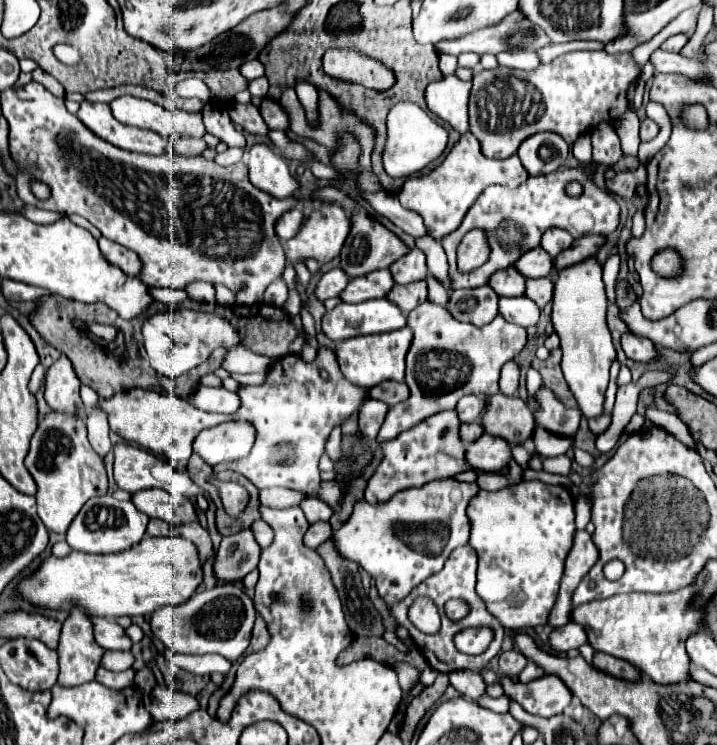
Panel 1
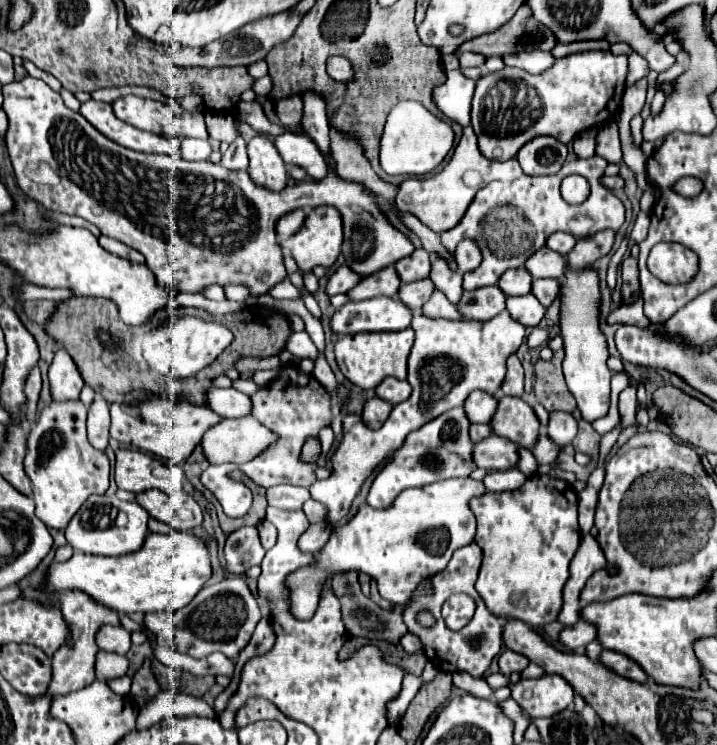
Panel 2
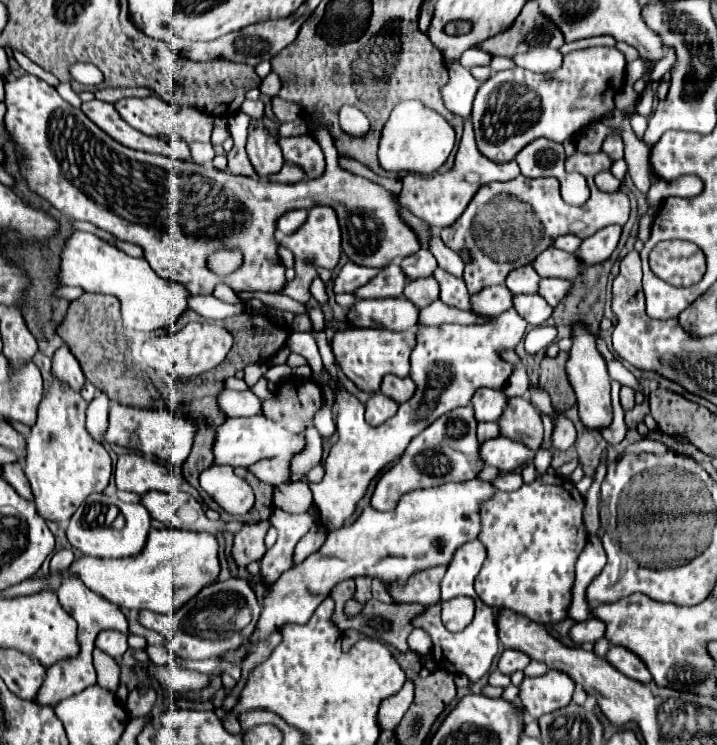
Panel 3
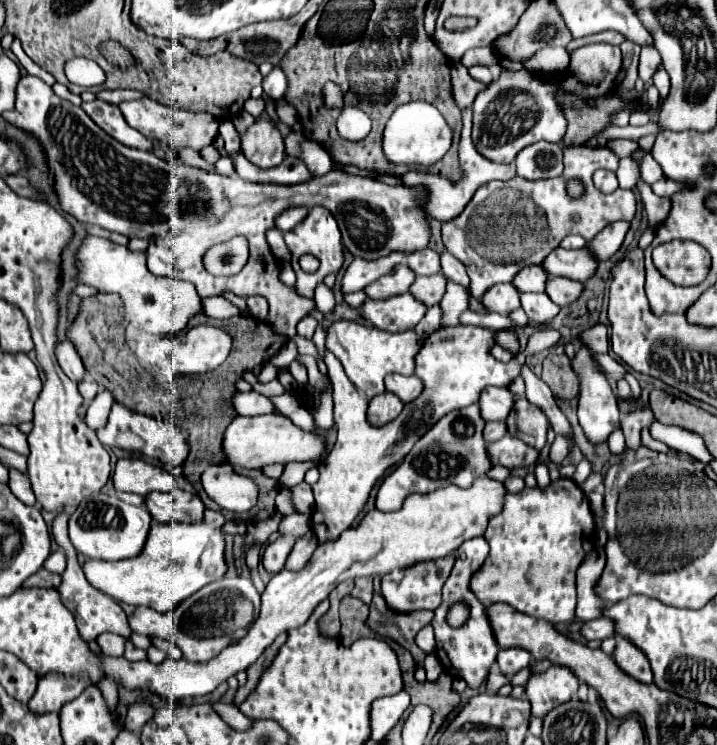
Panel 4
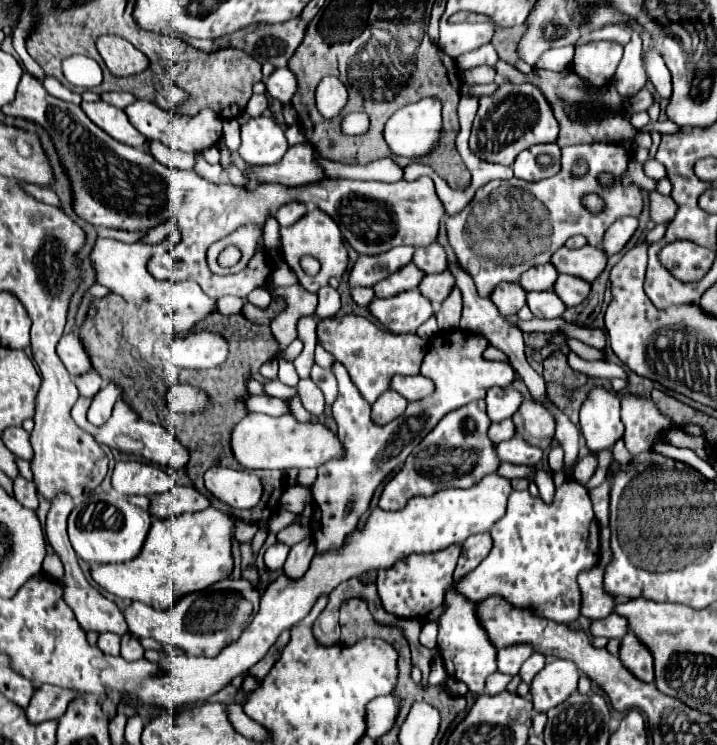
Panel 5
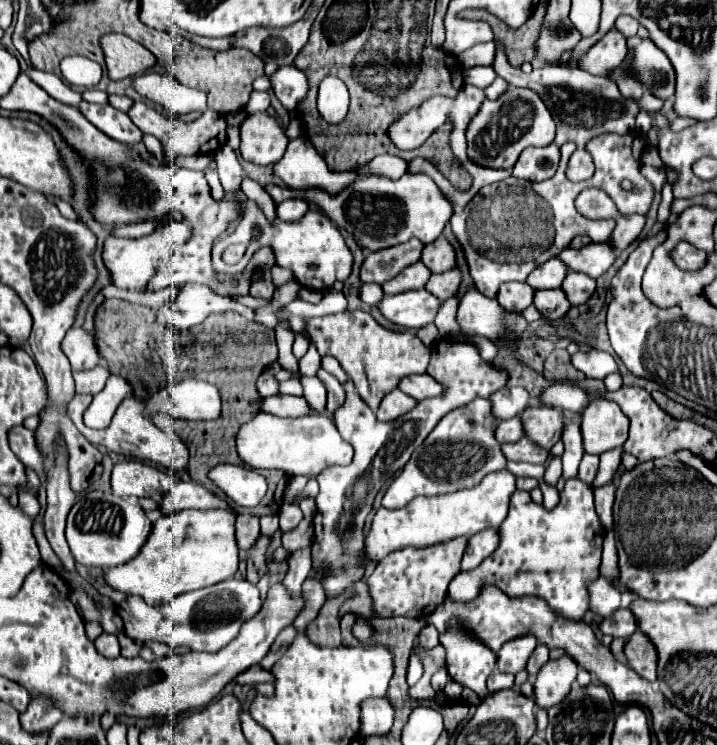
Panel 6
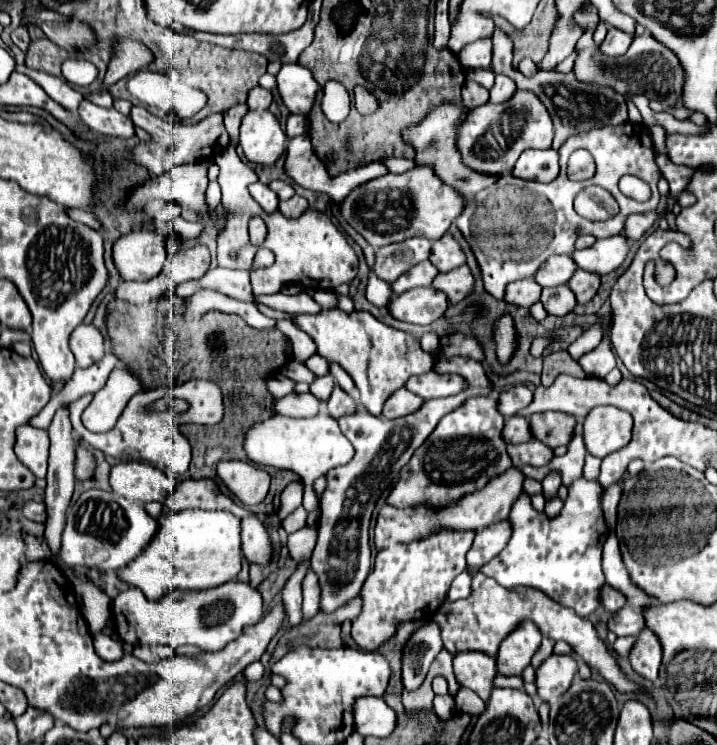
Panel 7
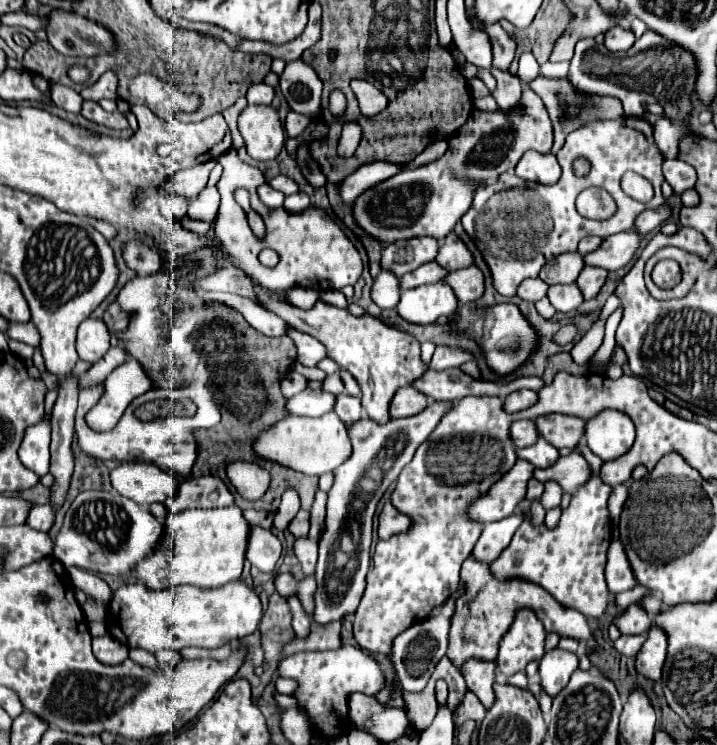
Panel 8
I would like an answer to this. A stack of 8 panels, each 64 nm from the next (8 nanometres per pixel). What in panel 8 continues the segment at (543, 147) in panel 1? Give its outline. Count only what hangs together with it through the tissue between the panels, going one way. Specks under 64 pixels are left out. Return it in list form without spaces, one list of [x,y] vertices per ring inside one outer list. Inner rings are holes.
[[[530,150],[524,158],[520,158],[516,176],[540,184],[554,184],[560,178],[560,166],[554,154],[536,154]]]

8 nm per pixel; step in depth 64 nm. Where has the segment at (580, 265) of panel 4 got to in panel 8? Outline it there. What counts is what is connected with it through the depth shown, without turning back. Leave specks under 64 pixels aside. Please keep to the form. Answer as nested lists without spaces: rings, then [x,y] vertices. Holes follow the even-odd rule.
[[[634,230],[608,236],[602,240],[602,244],[592,254],[582,256],[584,264],[586,266],[600,266],[608,272],[618,270],[630,262],[634,250],[638,248],[638,242],[640,242],[640,236]]]

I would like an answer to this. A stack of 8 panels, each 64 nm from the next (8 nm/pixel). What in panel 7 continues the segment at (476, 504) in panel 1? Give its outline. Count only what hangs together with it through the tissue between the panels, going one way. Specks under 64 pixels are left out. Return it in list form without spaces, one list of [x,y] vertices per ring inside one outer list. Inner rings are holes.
[[[578,478],[572,482],[572,486],[568,486],[568,498],[564,500],[564,506],[556,518],[548,518],[544,512],[538,512],[532,506],[530,496],[522,492],[510,510],[508,520],[512,534],[506,548],[488,564],[478,568],[478,572],[494,578],[508,590],[542,590],[548,598],[574,610],[582,618],[590,616],[600,606],[598,590],[604,584],[600,566],[602,544],[608,536],[600,510],[600,490],[602,486],[598,482]],[[464,570],[460,572],[454,580],[452,580],[452,586],[450,586],[450,592],[448,592],[448,600],[456,602],[460,598],[468,598],[472,594],[472,578],[474,574]]]

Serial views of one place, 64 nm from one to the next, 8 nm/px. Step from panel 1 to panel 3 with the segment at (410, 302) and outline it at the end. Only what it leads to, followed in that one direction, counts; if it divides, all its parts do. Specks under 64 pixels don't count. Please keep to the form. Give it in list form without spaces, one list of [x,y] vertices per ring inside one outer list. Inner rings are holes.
[[[430,276],[430,278],[420,278],[420,280],[412,280],[404,286],[404,296],[416,306],[416,308],[424,308],[426,304],[430,304],[432,300],[436,300],[440,294],[438,282]]]

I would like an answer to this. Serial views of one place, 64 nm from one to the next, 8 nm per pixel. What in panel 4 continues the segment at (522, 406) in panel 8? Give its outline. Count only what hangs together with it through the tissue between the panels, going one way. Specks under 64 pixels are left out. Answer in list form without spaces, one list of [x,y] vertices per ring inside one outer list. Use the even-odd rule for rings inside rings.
[[[486,386],[480,392],[480,416],[488,420],[506,420],[508,412],[512,410],[514,404],[514,394],[510,394],[508,388],[496,388],[496,386]]]

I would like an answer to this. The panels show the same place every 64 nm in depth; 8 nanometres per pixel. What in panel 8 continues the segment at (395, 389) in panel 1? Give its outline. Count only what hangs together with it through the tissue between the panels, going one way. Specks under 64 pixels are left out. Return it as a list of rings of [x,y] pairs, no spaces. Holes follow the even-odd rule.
[[[446,368],[442,372],[428,370],[412,384],[432,400],[460,400],[464,396],[483,395],[505,398],[514,391],[524,388],[538,391],[544,385],[542,378],[537,376],[521,376],[507,385],[474,380],[460,368]]]

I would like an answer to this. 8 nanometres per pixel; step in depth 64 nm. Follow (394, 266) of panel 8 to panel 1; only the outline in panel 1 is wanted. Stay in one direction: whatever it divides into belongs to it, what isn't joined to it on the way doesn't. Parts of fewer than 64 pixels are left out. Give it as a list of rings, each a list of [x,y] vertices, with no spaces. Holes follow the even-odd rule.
[[[334,268],[334,270],[326,272],[326,274],[322,274],[322,278],[320,278],[314,294],[316,294],[318,300],[334,298],[334,296],[338,296],[338,294],[346,288],[348,280],[350,280],[350,278],[348,278],[340,268]]]

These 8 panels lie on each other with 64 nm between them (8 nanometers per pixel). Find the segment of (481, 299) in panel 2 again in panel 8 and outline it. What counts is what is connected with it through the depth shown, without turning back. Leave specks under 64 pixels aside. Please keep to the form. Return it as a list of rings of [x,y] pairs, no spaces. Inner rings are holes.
[[[528,278],[518,286],[516,296],[526,300],[526,302],[538,302],[538,300],[542,300],[546,296],[546,290],[548,290],[548,284],[544,284],[538,278]]]

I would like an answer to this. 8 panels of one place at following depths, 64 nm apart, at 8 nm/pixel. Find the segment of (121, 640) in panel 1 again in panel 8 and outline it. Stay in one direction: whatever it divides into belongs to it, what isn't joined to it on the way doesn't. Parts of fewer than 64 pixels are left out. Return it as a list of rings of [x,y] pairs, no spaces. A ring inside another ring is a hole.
[[[96,636],[92,640],[92,648],[94,648],[94,656],[108,666],[120,664],[128,658],[128,648],[122,642],[116,642],[116,638],[112,636]]]

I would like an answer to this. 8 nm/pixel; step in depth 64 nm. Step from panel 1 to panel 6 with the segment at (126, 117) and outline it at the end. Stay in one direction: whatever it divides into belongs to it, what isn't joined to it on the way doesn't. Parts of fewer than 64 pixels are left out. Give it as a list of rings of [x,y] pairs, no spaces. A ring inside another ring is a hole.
[[[134,102],[127,112],[131,120],[134,120],[138,126],[142,126],[142,132],[158,136],[162,144],[166,146],[168,154],[178,158],[178,156],[190,156],[190,154],[204,154],[204,152],[216,152],[220,146],[220,134],[222,134],[222,144],[226,142],[226,122],[222,114],[216,114],[214,110],[204,110],[200,118],[194,122],[180,122],[176,118],[164,118],[160,112],[150,108],[144,102]]]

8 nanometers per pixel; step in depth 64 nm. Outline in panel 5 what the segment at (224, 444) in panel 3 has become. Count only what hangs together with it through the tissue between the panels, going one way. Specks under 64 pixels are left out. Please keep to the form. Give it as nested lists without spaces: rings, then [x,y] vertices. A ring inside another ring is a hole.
[[[248,414],[242,418],[230,438],[232,454],[242,468],[270,468],[270,470],[286,470],[286,468],[318,468],[320,464],[342,454],[342,446],[332,434],[332,430],[324,422],[310,420],[308,424],[296,422],[294,416],[268,416],[268,414]]]

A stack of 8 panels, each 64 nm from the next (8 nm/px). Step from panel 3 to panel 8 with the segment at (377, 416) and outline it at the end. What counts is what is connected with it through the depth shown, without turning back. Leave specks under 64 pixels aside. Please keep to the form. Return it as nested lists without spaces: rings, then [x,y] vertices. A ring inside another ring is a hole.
[[[406,386],[394,394],[390,414],[392,414],[392,418],[408,418],[408,416],[422,412],[426,406],[428,406],[428,396],[420,394],[412,386]]]

